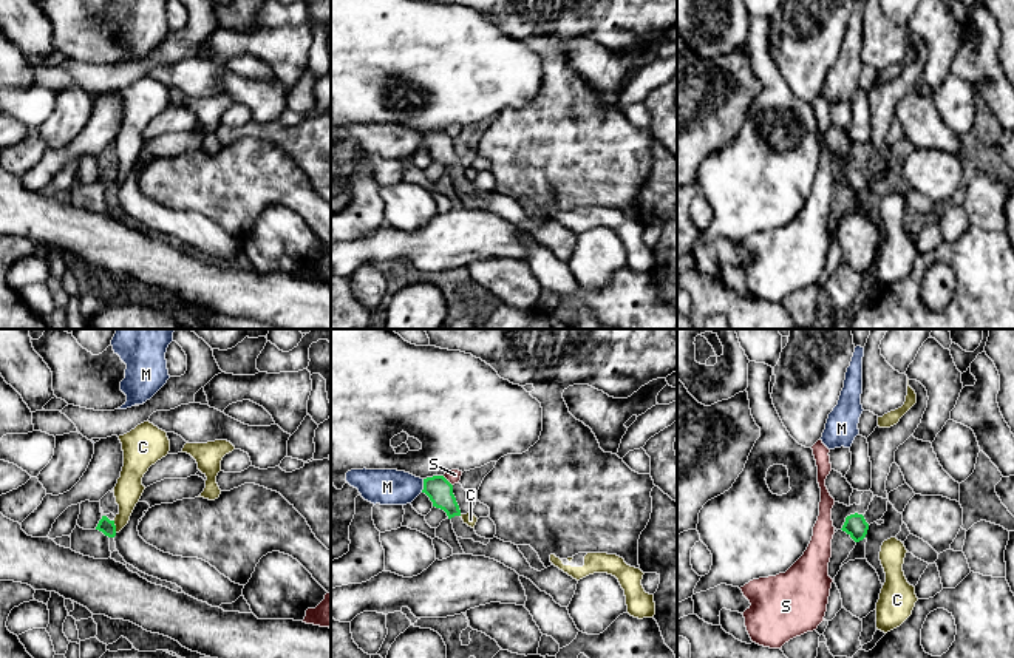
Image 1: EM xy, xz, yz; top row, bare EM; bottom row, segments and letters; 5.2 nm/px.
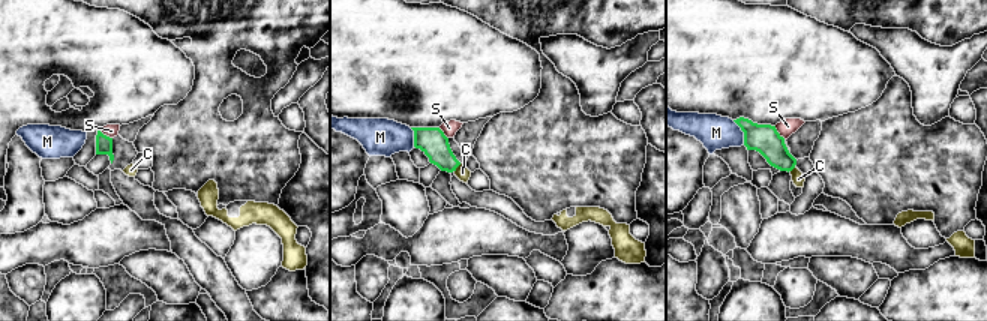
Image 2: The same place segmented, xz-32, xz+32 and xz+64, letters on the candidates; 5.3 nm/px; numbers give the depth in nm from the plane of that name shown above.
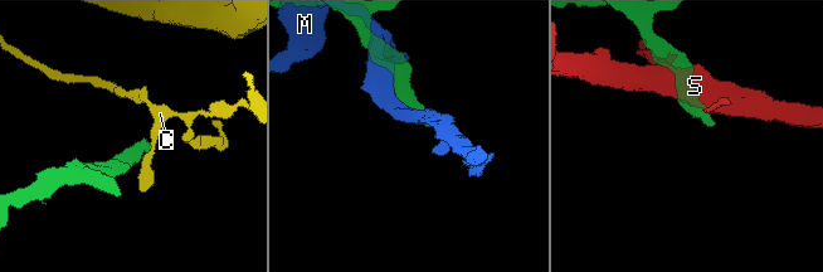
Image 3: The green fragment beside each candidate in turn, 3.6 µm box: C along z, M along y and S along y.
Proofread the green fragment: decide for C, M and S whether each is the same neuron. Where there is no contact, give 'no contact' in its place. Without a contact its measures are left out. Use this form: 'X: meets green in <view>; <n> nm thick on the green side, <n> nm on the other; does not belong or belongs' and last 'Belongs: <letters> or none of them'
C: meets green in xy; 80 nm thick on the green side, 140 nm on the other; does not belong
M: meets green in xz; 140 nm thick on the green side, 190 nm on the other; does not belong
S: meets green in xz; 140 nm thick on the green side, 70 nm on the other; does not belong
Belongs: none of them

